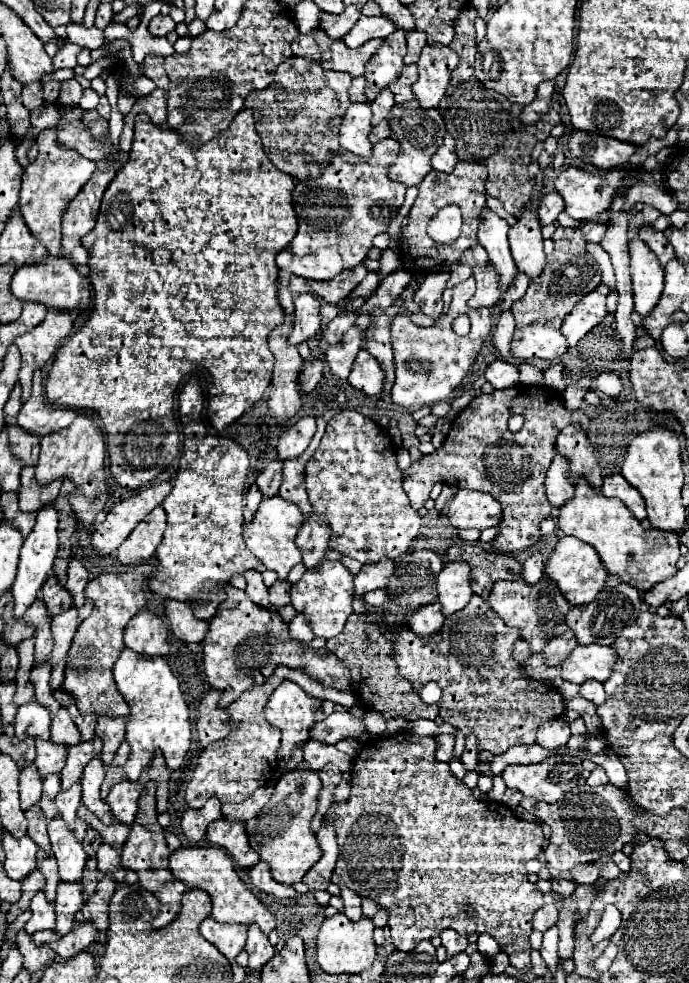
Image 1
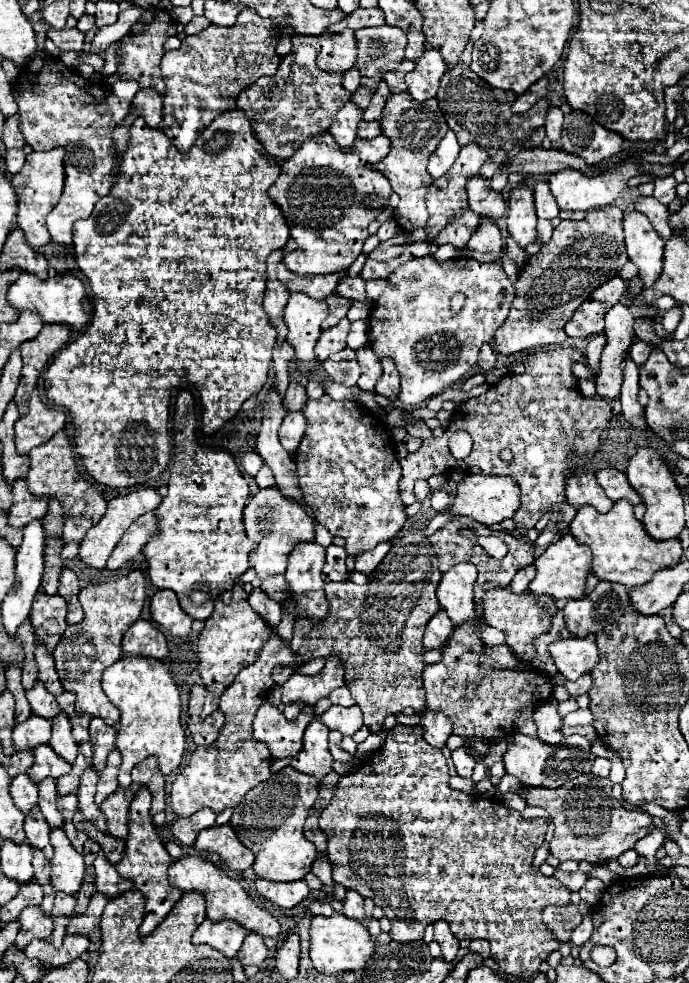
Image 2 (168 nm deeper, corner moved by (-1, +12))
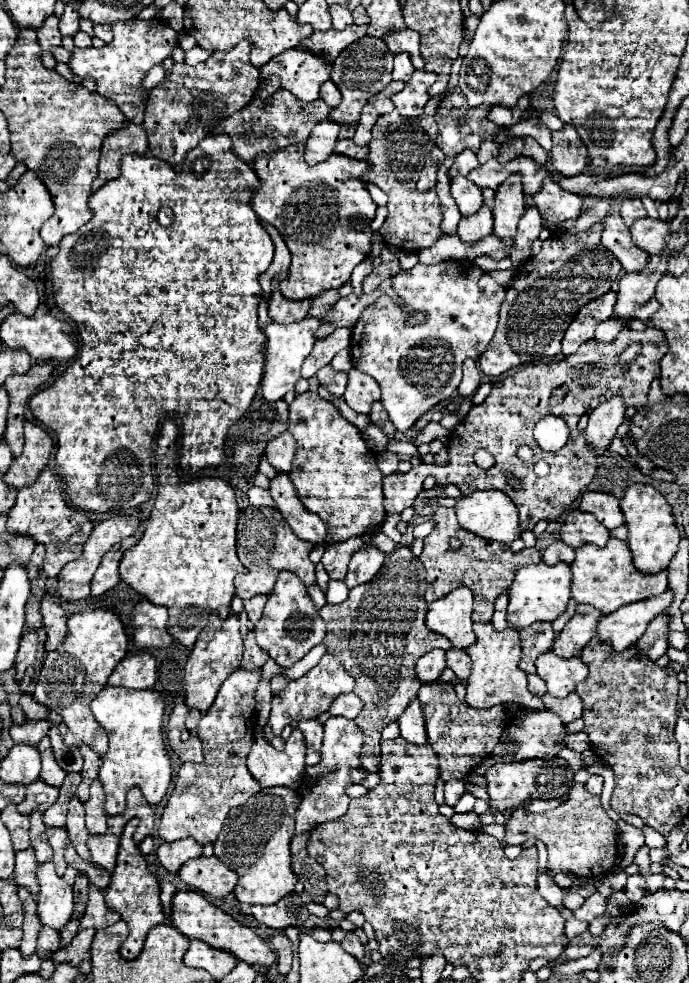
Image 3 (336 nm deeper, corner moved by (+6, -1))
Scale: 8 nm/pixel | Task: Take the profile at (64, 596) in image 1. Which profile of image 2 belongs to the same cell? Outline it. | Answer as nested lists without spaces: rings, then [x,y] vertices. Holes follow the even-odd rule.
[[[37,593],[29,619],[33,625],[35,637],[41,639],[49,651],[55,649],[55,645],[59,643],[59,637],[67,629],[65,615],[67,615],[67,603],[63,601],[63,597],[59,595],[49,597],[45,593]]]

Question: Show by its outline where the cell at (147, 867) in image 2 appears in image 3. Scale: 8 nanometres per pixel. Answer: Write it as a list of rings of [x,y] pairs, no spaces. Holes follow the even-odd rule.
[[[146,862],[138,864],[138,866],[130,866],[130,864],[118,864],[112,872],[112,880],[110,886],[106,888],[106,904],[122,914],[122,920],[128,922],[130,934],[124,940],[120,954],[128,960],[136,958],[144,946],[146,934],[152,926],[162,924],[166,920],[166,914],[162,910],[162,902],[160,902],[160,884],[156,880],[156,876],[148,870]]]

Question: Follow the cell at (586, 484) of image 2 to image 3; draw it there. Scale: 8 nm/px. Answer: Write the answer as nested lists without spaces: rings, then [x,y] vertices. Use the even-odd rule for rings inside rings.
[[[570,508],[564,516],[564,520],[566,522],[560,528],[560,538],[568,540],[568,544],[572,544],[572,548],[578,548],[578,544],[586,544],[586,542],[604,546],[610,536],[610,532],[590,512]]]

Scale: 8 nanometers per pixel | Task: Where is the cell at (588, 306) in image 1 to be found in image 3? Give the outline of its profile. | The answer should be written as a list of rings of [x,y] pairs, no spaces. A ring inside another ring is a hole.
[[[608,292],[592,300],[592,304],[586,304],[576,314],[576,320],[572,320],[572,324],[568,326],[568,332],[564,334],[562,354],[566,356],[574,354],[580,344],[592,340],[596,326],[600,322],[606,322],[614,314],[614,304],[616,304],[616,292]]]

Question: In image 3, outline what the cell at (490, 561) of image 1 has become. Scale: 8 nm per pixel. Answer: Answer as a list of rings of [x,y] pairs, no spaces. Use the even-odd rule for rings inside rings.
[[[438,506],[432,520],[436,522],[436,528],[432,530],[432,534],[428,534],[424,538],[424,550],[420,554],[420,560],[426,568],[426,582],[428,582],[426,600],[432,602],[432,600],[448,594],[452,588],[470,586],[474,596],[474,612],[472,612],[474,622],[488,622],[492,618],[494,600],[510,588],[516,570],[528,566],[528,564],[538,564],[542,560],[542,554],[536,548],[524,548],[518,554],[514,554],[508,546],[504,546],[500,542],[484,540],[462,530],[458,526],[456,514],[452,508]],[[450,536],[456,536],[461,541],[460,550],[456,550],[456,552],[450,550],[450,546],[448,546]]]

